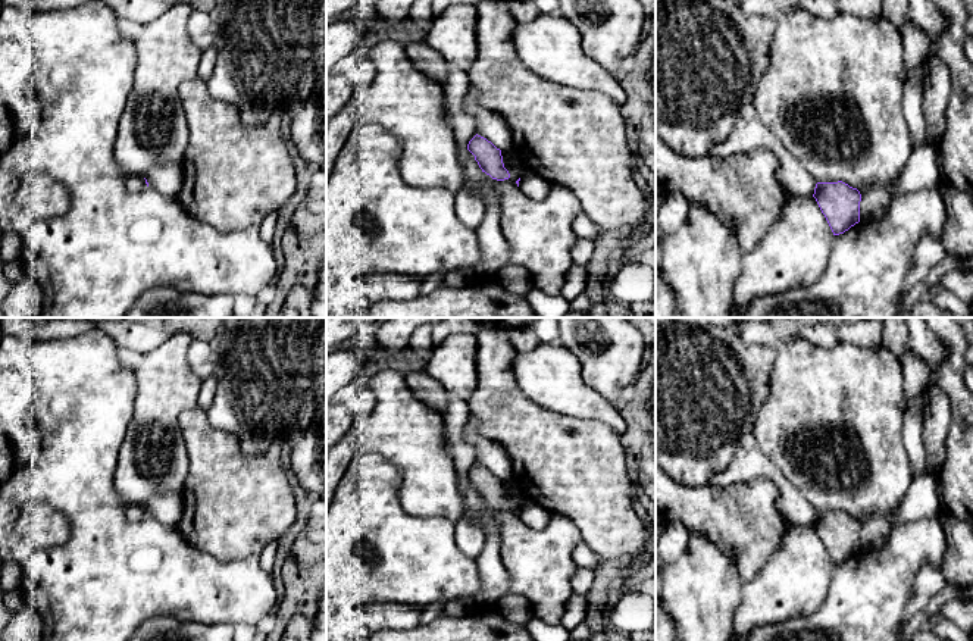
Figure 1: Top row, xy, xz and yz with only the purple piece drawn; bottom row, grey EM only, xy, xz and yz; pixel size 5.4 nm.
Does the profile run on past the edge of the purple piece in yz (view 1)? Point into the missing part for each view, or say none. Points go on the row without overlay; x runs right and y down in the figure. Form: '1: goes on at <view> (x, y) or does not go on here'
1: does not go on here

